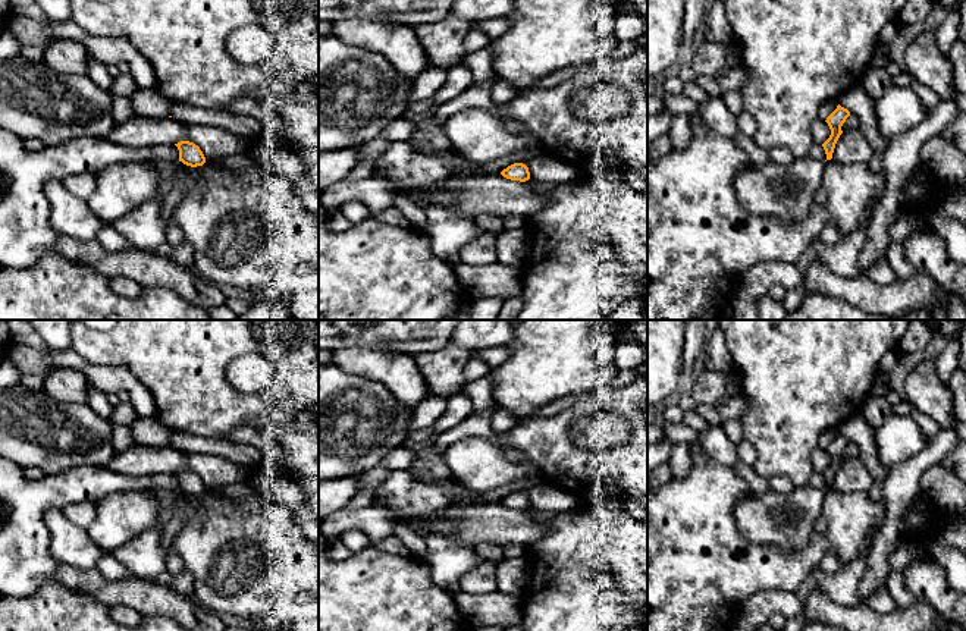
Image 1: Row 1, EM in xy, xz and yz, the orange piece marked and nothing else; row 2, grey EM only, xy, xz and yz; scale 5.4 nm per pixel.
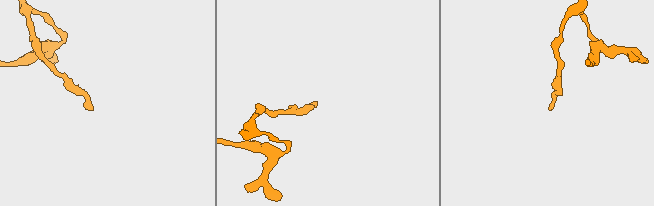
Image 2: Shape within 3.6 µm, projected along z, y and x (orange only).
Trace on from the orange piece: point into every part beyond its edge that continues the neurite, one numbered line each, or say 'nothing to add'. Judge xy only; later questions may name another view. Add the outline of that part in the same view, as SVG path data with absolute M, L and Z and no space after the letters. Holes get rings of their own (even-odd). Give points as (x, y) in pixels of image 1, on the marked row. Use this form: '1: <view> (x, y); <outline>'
nothing to add

